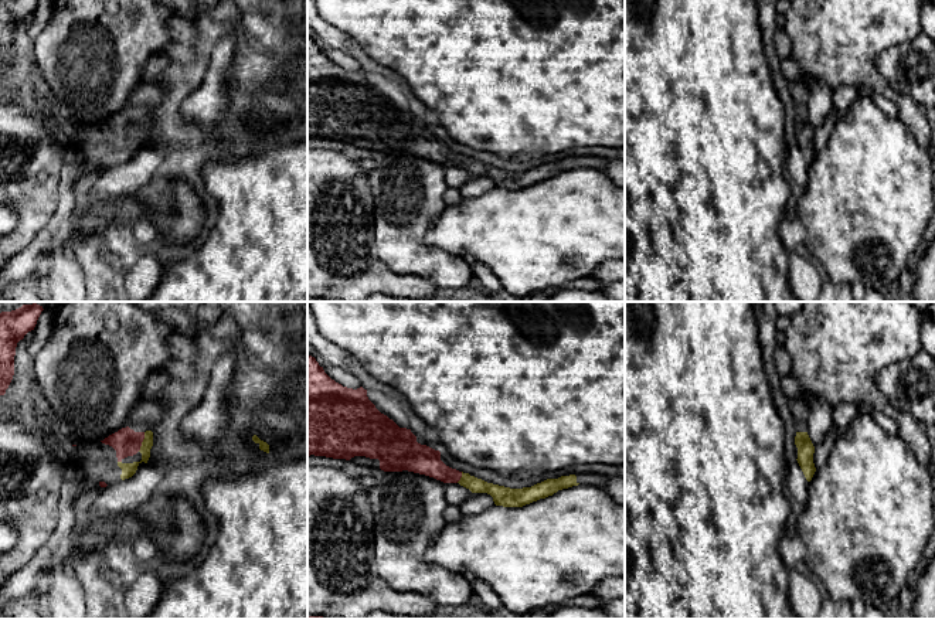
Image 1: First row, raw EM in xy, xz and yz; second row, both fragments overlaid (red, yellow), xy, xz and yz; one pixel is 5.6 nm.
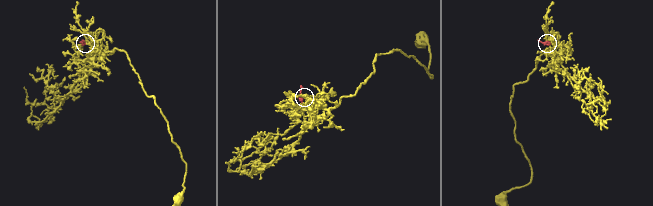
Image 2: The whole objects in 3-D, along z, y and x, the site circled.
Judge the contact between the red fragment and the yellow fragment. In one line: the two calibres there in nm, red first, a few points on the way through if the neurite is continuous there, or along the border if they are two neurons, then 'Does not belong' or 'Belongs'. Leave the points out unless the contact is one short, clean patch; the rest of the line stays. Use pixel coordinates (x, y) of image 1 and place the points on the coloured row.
Thickness 160 nm (red) against 80 nm. Path across: xy (126, 442), (142, 441), (143, 458), (128, 469). Belongs

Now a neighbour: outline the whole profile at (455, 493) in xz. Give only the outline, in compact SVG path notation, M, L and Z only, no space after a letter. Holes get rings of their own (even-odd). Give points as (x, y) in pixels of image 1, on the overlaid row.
M446 483L445 484L445 499L449 504L459 506L462 501L465 501L469 496L473 493L460 486L459 483Z

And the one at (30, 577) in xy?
M65 479L58 503L60 518L54 533L35 552L34 558L10 575L0 586L0 606L31 594L37 588L47 588L45 569L55 561L67 561L74 547L78 517L72 507L78 494L86 489L84 479Z

